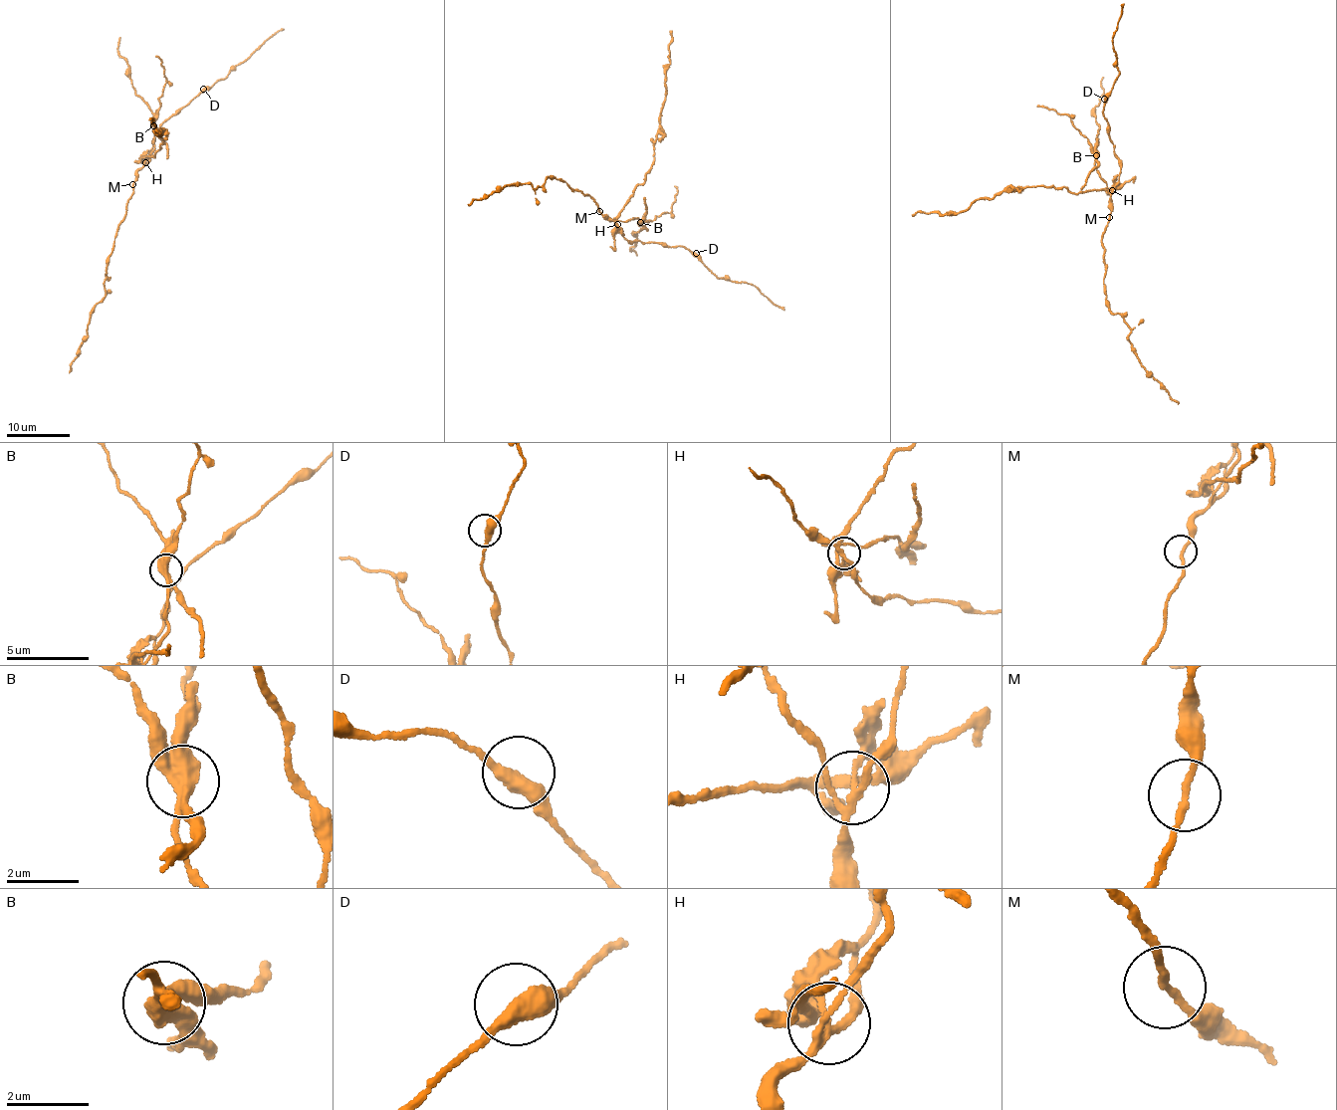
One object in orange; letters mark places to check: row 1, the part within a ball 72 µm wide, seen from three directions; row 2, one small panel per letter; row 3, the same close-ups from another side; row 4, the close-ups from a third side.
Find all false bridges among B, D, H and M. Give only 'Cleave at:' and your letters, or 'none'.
Cleave at: B, H

